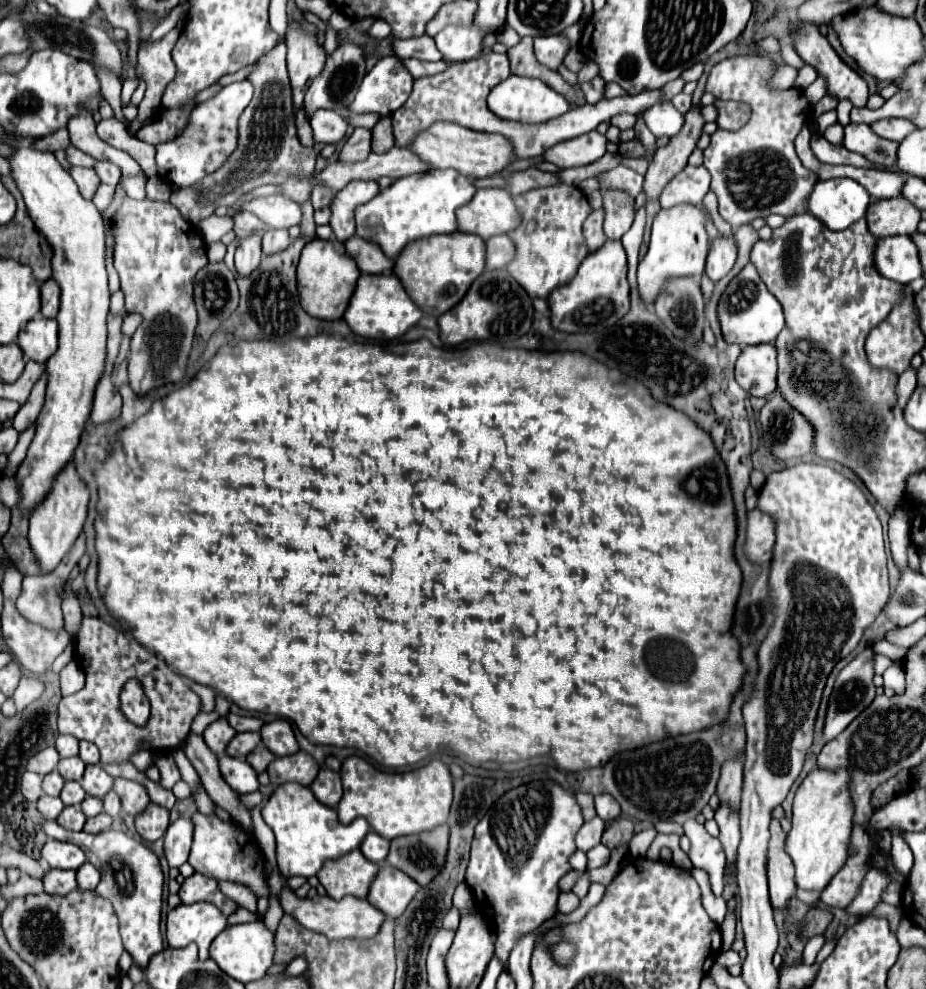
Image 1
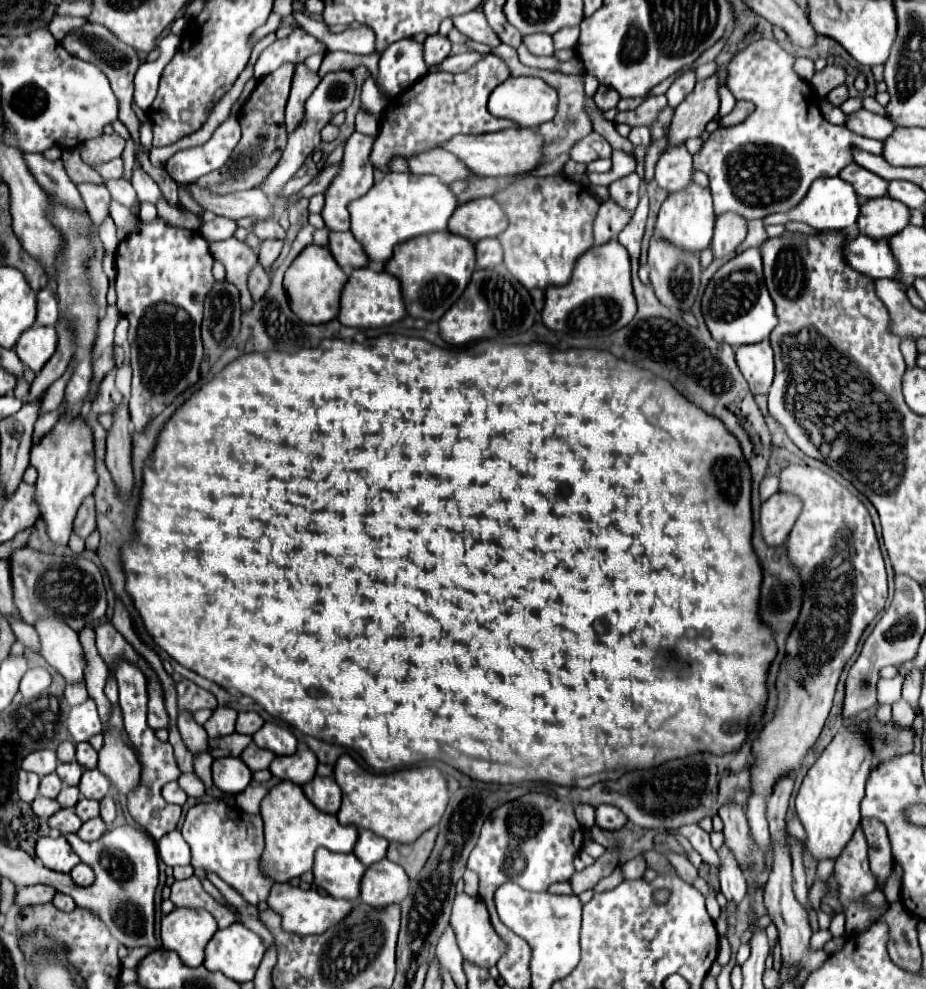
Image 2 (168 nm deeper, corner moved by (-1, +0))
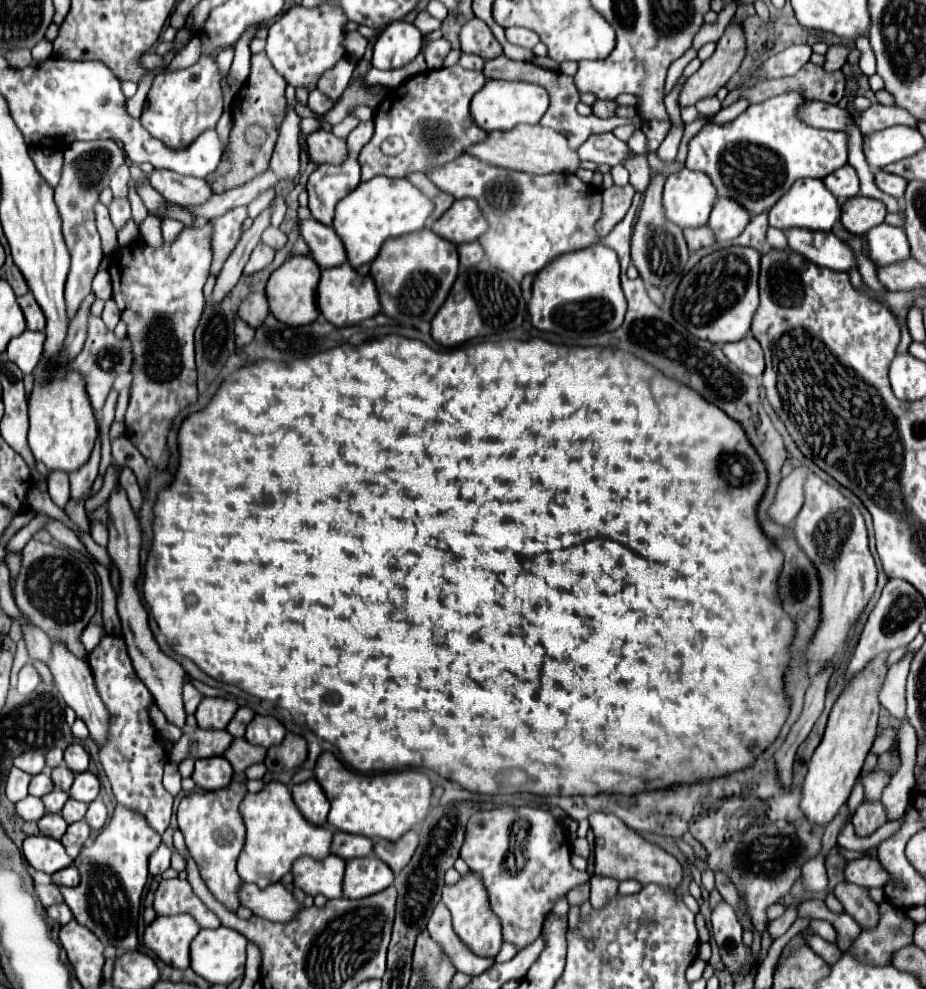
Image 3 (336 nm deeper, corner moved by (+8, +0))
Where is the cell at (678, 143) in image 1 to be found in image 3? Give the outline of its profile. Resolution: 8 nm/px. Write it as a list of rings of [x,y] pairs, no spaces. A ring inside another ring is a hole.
[[[731,22],[717,42],[715,54],[701,64],[701,68],[685,80],[679,94],[679,108],[695,106],[703,98],[711,98],[737,72],[745,56],[745,38],[739,24]]]

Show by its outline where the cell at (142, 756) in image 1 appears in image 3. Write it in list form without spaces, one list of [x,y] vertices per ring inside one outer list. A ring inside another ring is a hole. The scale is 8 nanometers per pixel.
[[[89,624],[89,626],[83,630],[83,634],[81,634],[81,644],[85,646],[87,652],[91,652],[91,650],[99,644],[99,640],[101,640],[103,634],[105,634],[105,630],[103,630],[101,626]]]

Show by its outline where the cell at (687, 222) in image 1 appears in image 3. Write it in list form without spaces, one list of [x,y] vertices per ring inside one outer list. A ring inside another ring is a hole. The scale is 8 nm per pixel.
[[[683,168],[679,174],[673,174],[667,178],[665,188],[663,188],[663,210],[665,210],[665,218],[673,224],[677,224],[679,228],[699,228],[707,222],[713,200],[717,198],[715,188],[711,184],[711,180],[703,174],[703,172],[693,172]]]

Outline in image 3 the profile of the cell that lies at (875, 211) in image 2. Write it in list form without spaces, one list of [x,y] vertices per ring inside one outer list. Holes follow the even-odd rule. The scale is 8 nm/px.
[[[865,196],[849,198],[841,206],[841,224],[845,226],[845,230],[857,236],[863,236],[871,228],[879,226],[885,220],[885,216],[887,216],[887,208],[879,200]]]

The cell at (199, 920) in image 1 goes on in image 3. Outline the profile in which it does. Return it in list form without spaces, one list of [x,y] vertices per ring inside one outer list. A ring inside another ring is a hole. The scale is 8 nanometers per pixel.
[[[191,914],[157,916],[143,934],[143,944],[151,948],[163,962],[175,968],[189,968],[189,946],[201,926]]]

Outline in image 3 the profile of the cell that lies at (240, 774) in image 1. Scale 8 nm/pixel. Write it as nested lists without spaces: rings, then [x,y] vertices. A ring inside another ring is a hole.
[[[223,756],[203,758],[195,760],[195,772],[191,778],[203,790],[221,790],[233,780],[233,768]]]

